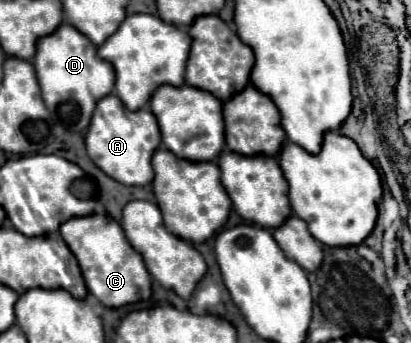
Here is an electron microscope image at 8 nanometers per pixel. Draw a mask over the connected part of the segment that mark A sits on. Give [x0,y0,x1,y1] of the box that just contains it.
[85,94,161,186]

